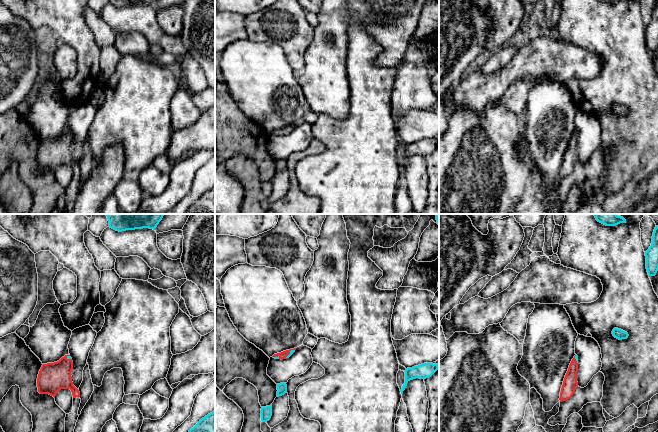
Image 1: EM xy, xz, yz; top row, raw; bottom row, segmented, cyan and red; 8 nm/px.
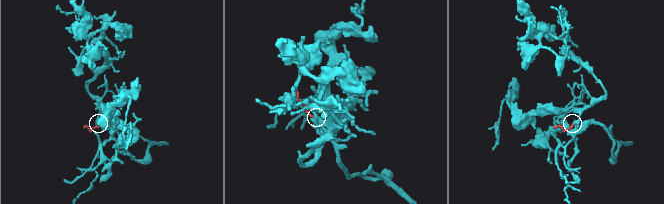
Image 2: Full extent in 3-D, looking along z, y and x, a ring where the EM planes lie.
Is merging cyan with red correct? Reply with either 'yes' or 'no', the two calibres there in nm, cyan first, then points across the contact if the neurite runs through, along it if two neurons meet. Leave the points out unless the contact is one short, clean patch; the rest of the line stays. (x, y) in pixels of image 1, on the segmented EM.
yes; 30 nm thick on the cyan side, 60 nm on the other; runs through xz (292, 351), (290, 352), (284, 354)

